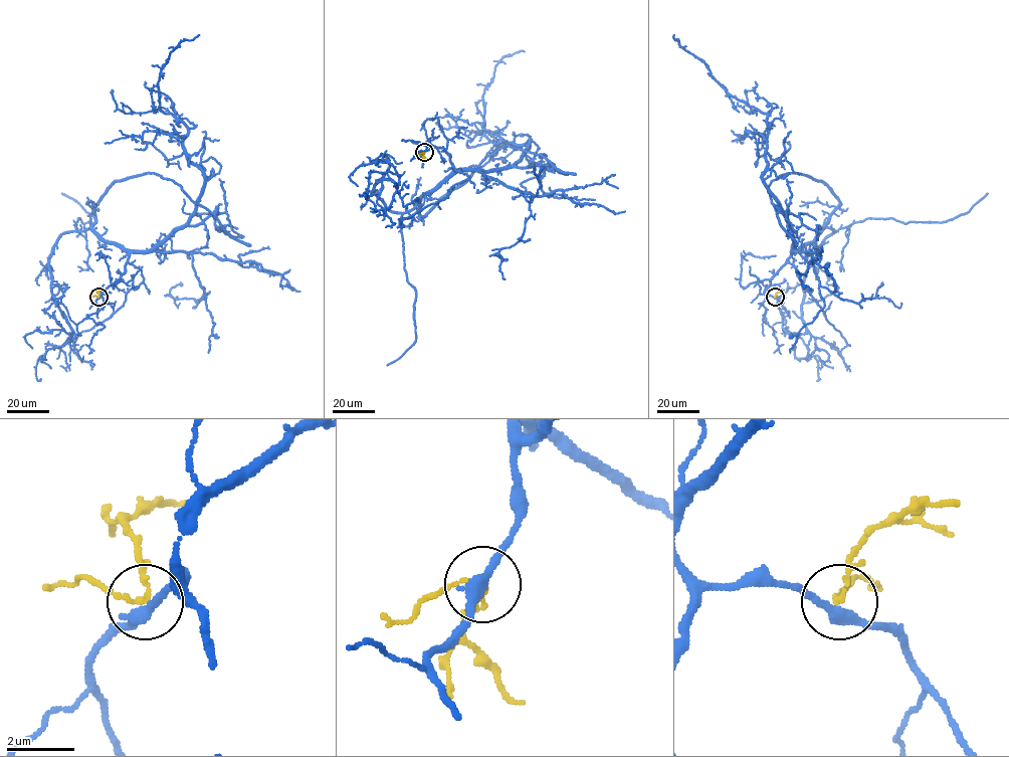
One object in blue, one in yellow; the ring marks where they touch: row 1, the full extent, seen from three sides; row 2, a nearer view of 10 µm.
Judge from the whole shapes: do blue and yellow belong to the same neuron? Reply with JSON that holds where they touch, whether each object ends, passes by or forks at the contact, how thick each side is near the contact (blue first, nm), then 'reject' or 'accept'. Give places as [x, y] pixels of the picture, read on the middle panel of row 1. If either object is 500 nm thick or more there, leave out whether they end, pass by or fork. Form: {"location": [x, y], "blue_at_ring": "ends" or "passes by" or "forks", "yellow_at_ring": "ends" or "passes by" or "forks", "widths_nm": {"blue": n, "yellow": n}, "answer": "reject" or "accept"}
{"location": [424, 152], "blue_at_ring": "passes by", "yellow_at_ring": "passes by", "widths_nm": {"blue": 340, "yellow": 120}, "answer": "reject"}

